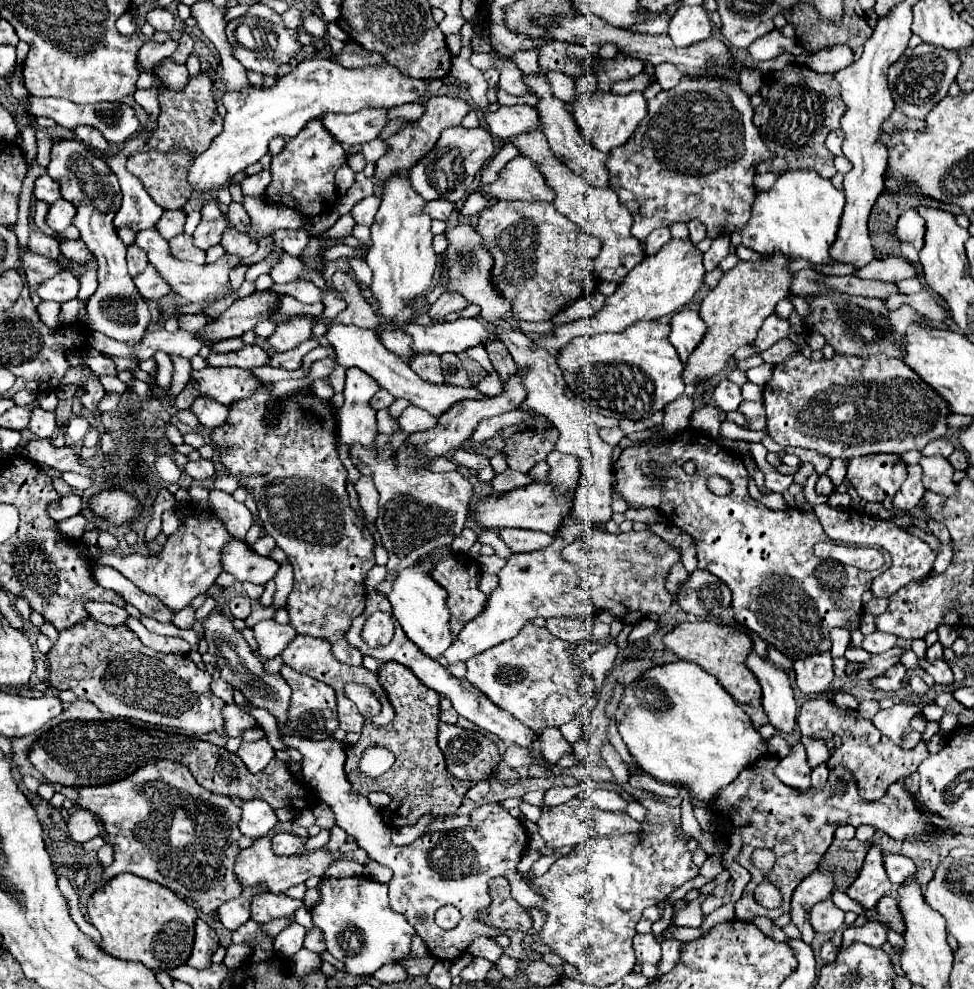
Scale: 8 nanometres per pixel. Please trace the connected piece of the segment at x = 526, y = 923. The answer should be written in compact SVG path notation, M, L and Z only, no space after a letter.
M496 877L488 883L488 891L492 897L492 903L488 909L480 915L482 921L490 927L498 929L512 929L526 933L532 925L530 915L510 897L510 887L504 877Z

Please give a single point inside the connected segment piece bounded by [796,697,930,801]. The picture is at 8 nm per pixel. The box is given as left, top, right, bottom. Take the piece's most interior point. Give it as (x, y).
(876, 762)

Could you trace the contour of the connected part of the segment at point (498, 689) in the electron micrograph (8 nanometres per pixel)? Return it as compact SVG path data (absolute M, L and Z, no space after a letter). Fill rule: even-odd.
M526 623L514 639L470 657L466 661L466 681L540 735L546 725L560 727L568 723L584 705L584 697L578 691L582 671L572 663L574 649L576 643L554 637L546 627Z

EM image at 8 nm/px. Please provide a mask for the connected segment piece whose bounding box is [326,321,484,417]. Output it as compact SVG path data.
M330 321L328 331L326 331L326 339L328 343L334 347L334 351L338 353L338 363L340 365L348 365L348 367L358 367L364 373L368 373L380 387L388 389L394 397L404 397L408 399L412 405L426 409L428 413L432 413L434 417L440 417L446 409L450 409L450 405L454 405L456 401L462 399L470 399L470 397L484 397L480 391L476 391L474 387L470 389L462 389L462 387L448 387L448 385L430 385L426 381L422 381L418 375L414 375L414 371L408 367L408 363L400 357L396 357L394 353L390 353L378 339L378 335L372 329L362 329L356 325L342 325L336 321Z

